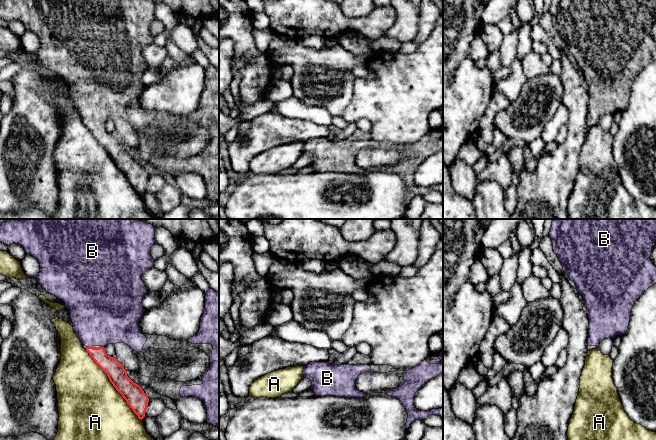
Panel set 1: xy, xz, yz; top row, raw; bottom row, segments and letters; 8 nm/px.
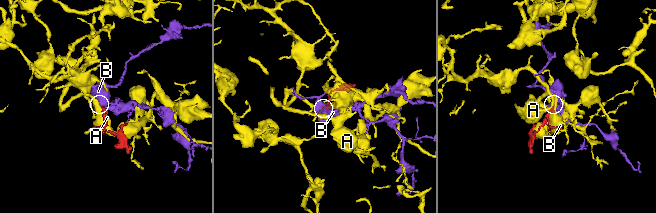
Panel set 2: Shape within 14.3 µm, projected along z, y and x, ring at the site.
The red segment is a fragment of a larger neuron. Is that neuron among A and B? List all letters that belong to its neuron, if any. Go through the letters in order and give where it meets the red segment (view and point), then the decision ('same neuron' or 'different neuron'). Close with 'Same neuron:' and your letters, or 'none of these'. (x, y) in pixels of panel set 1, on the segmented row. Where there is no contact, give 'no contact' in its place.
A: contact xy (113, 385); different neuron
B: contact xy (89, 347); same neuron
Same neuron: B

